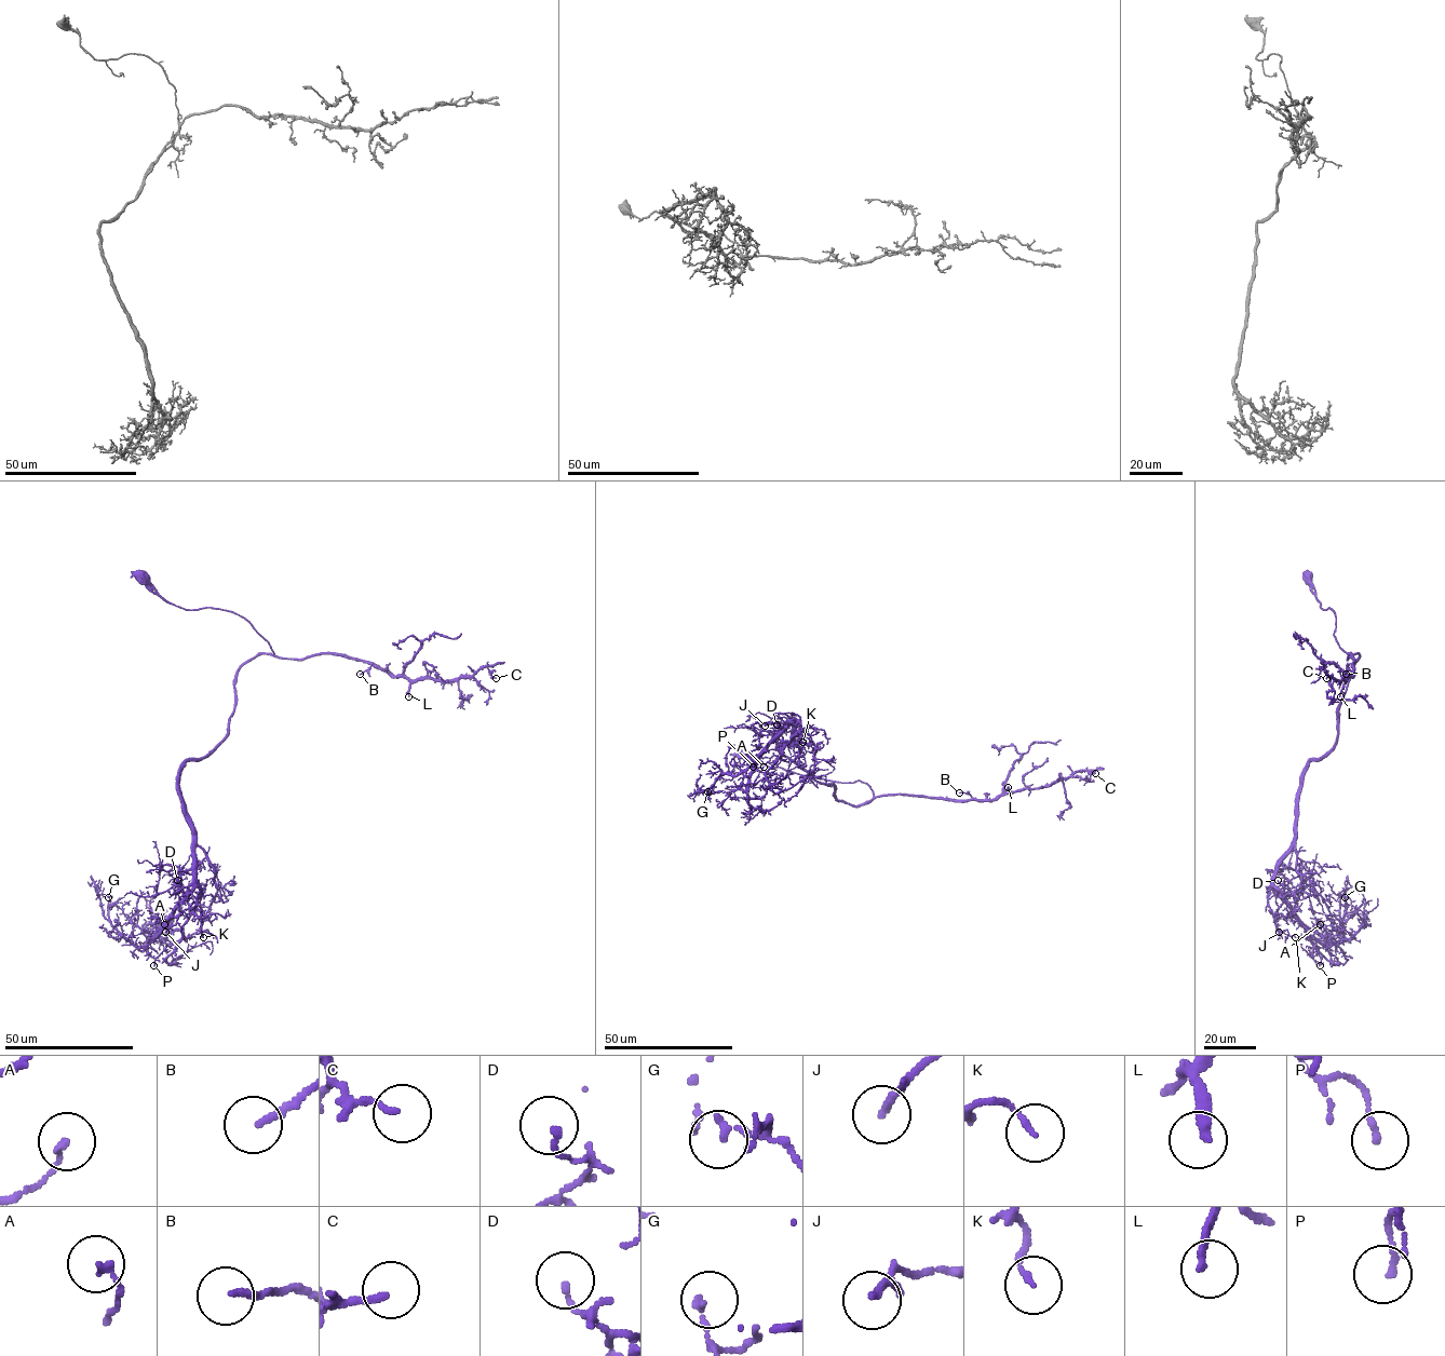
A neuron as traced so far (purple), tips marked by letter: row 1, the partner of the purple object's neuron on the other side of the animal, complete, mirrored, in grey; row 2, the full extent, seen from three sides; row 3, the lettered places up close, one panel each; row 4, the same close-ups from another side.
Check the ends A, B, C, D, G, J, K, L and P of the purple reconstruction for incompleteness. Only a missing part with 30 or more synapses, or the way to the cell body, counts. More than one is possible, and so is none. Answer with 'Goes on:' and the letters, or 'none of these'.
Goes on: L

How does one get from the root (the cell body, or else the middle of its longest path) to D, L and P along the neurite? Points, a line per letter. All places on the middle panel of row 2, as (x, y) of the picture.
D: (744, 755), (861, 781), (873, 798), (837, 800), (833, 785), (778, 749), (792, 724), (774, 734), (777, 724)
L: (744, 755), (804, 775), (840, 782), (861, 781), (874, 797), (910, 794), (993, 800), (1008, 794), (1008, 787)
P: (744, 755), (861, 781), (874, 797), (837, 800), (784, 755), (793, 720), (740, 768), (753, 767)

